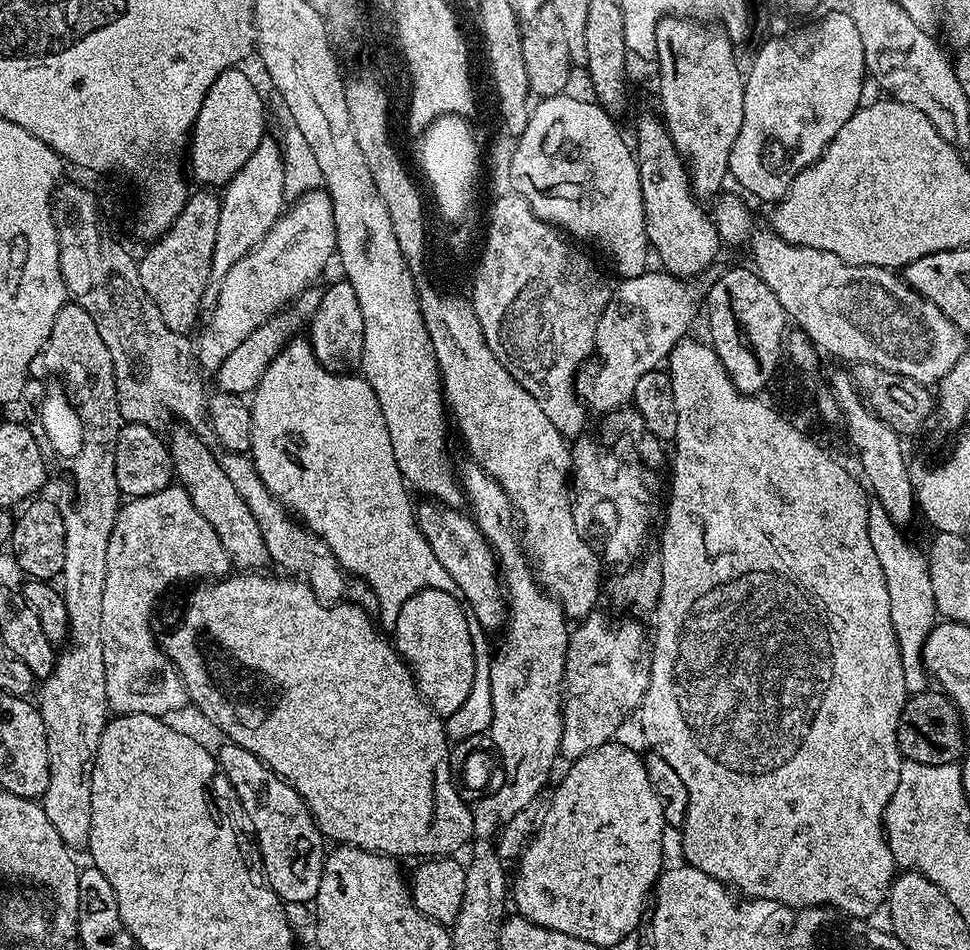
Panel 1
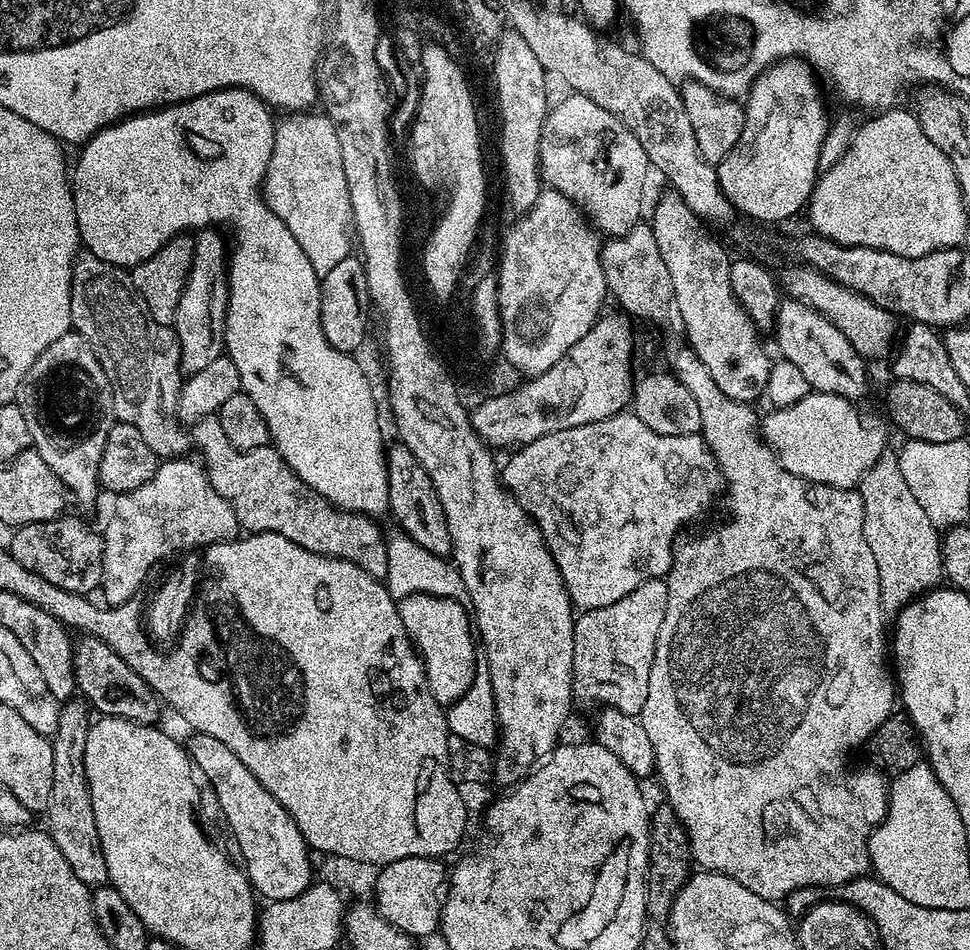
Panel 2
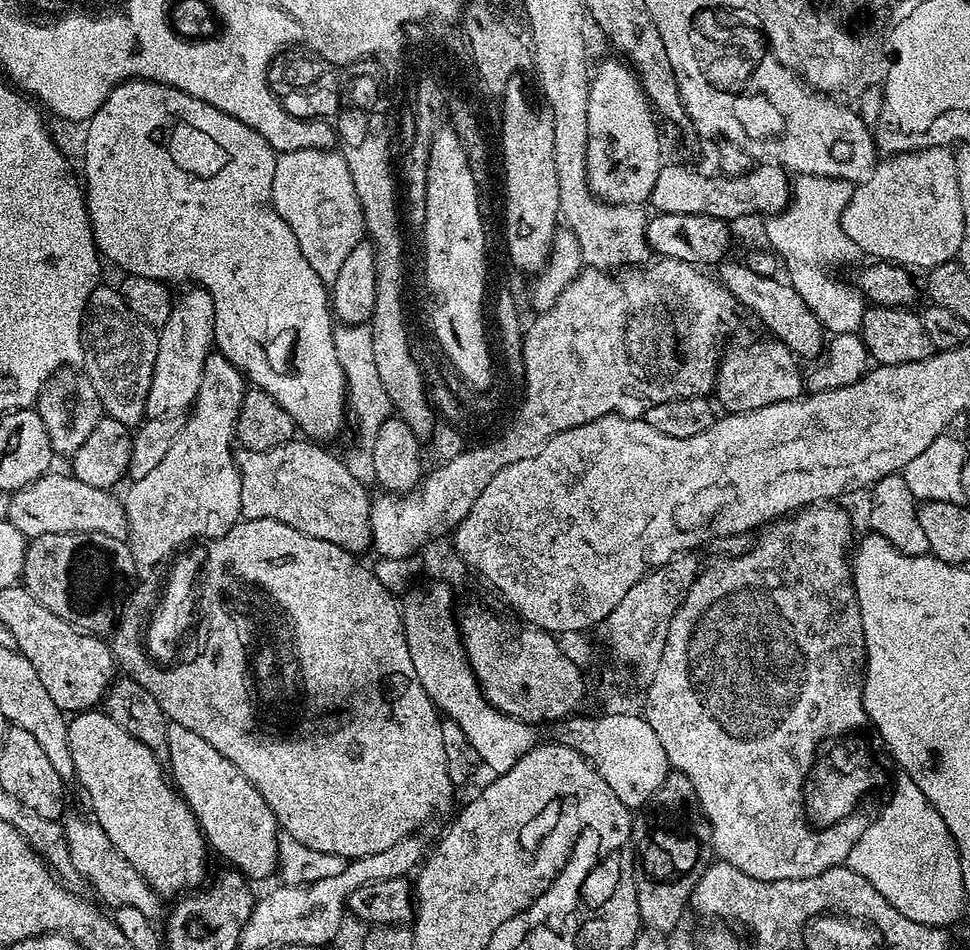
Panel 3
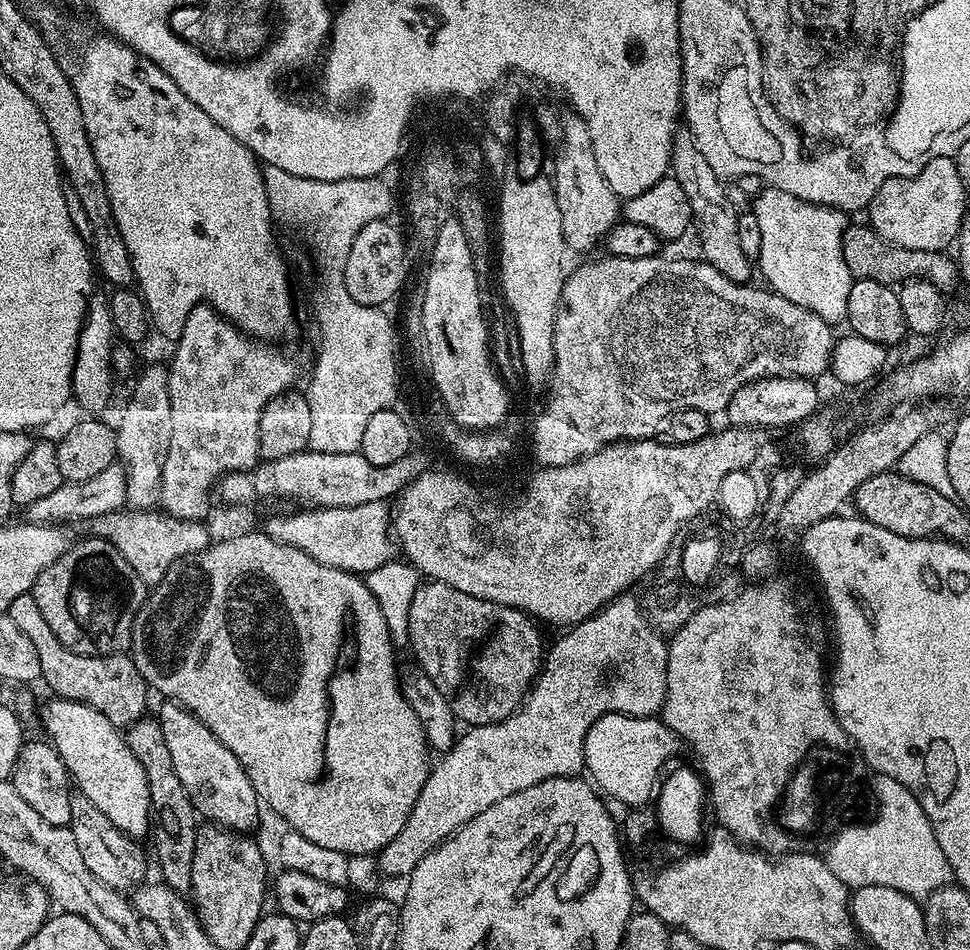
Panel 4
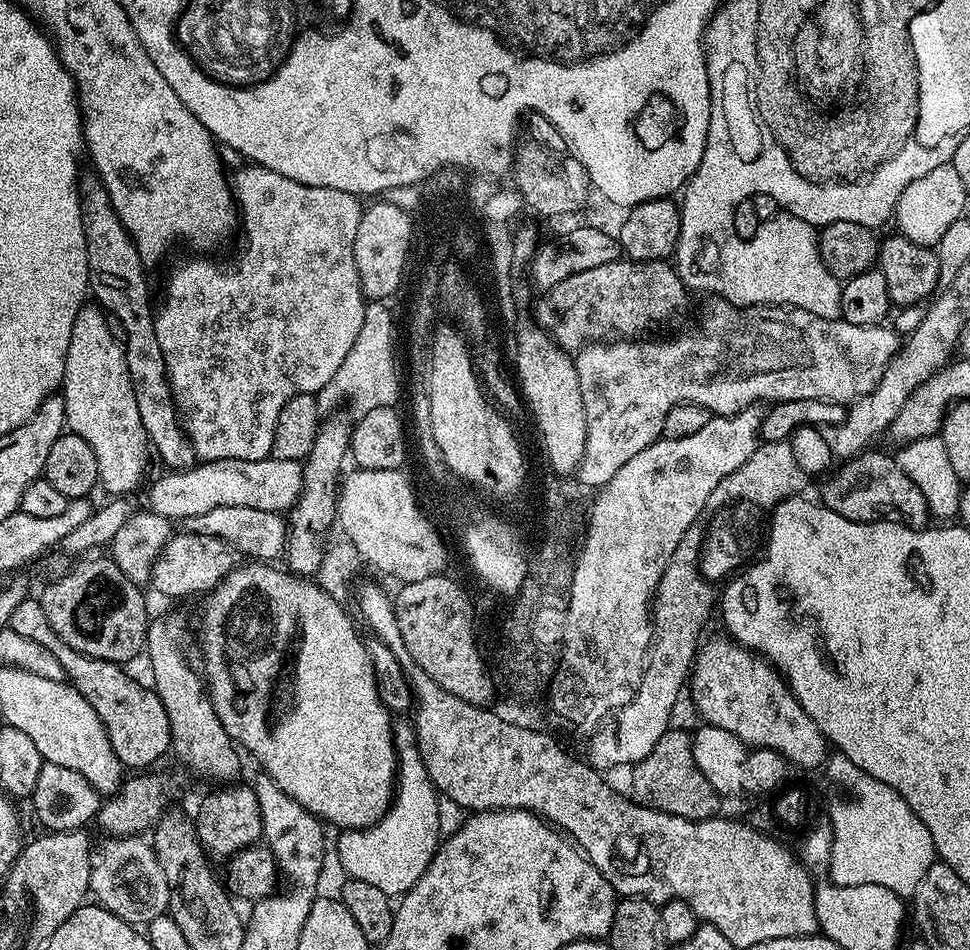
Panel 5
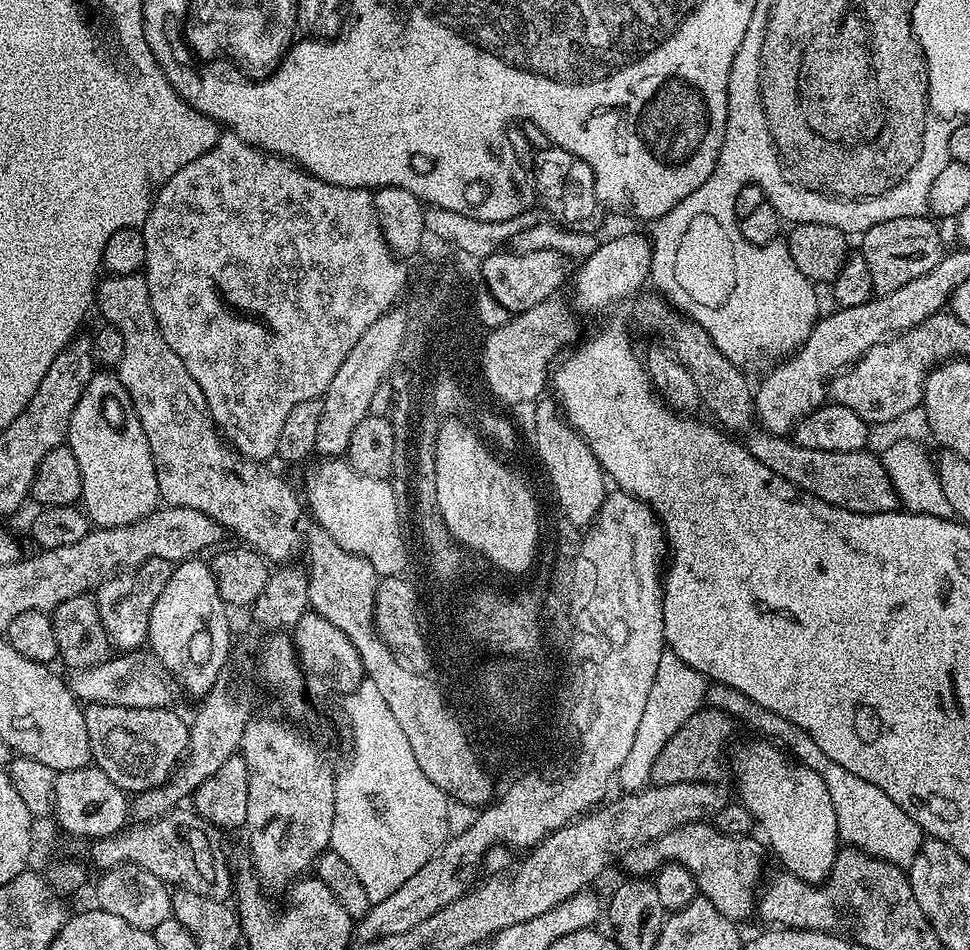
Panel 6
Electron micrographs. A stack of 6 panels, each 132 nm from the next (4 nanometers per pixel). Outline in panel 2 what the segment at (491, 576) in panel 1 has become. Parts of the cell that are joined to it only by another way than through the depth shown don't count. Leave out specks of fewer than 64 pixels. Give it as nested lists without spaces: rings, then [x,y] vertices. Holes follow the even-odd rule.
[[[393,443],[386,452],[388,462],[388,512],[400,523],[399,531],[409,536],[418,546],[430,550],[430,554],[447,557],[452,551],[450,530],[446,526],[446,514],[442,510],[442,502],[438,502],[438,494],[434,490],[434,482],[430,482],[430,474],[422,470],[422,462],[410,454],[405,444]]]

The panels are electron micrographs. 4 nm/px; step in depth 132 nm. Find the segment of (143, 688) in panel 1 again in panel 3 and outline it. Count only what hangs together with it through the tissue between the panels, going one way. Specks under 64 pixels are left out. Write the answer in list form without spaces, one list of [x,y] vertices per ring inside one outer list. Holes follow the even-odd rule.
[[[219,350],[213,351],[206,358],[202,386],[198,386],[196,399],[187,413],[188,420],[186,416],[181,423],[174,446],[170,446],[166,458],[146,478],[132,480],[132,489],[123,493],[128,519],[127,543],[137,565],[158,565],[177,550],[201,538],[220,537],[240,523],[242,478],[234,445],[238,410],[245,391],[246,377]]]

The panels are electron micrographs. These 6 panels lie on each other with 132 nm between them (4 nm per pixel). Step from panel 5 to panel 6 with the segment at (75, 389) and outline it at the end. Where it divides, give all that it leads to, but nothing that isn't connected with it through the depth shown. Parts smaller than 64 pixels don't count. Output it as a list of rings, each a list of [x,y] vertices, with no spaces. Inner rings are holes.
[[[96,370],[70,418],[66,446],[78,458],[78,470],[82,470],[83,511],[98,528],[133,524],[155,512],[161,503],[150,442],[146,442],[142,422],[129,408],[119,375],[112,370]]]

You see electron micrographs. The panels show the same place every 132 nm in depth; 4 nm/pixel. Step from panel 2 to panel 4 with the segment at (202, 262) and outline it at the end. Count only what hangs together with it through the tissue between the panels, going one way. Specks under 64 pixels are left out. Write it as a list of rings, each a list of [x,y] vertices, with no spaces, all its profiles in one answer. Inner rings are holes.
[[[162,363],[152,364],[136,380],[132,388],[132,397],[120,416],[120,425],[115,425],[116,454],[119,463],[123,464],[128,474],[126,494],[128,504],[136,510],[152,510],[157,507],[160,498],[160,479],[162,468],[166,466],[166,456],[170,454],[170,433],[174,431],[174,410],[170,406],[170,390],[168,389],[168,370]]]

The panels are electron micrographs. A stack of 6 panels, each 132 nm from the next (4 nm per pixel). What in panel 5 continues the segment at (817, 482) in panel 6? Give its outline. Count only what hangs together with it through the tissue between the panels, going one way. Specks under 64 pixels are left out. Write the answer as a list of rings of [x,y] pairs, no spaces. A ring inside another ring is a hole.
[[[872,451],[849,459],[843,465],[845,468],[837,467],[827,477],[829,480],[821,486],[819,496],[824,507],[851,520],[871,522],[884,517],[917,530],[925,527],[929,523],[930,513],[926,498],[922,498],[922,490],[918,490],[918,486],[906,478],[906,470],[898,466],[895,455]]]

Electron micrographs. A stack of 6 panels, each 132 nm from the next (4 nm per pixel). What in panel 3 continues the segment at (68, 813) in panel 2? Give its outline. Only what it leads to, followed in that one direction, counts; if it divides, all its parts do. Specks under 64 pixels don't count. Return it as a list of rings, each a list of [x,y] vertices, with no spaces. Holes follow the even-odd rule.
[[[85,815],[86,817],[70,816],[63,821],[64,837],[79,879],[86,880],[101,896],[99,899],[109,909],[134,906],[138,910],[142,910],[142,914],[146,914],[146,918],[150,918],[153,922],[159,921],[159,916],[161,915],[161,919],[166,912],[165,901],[148,885],[146,878],[142,878],[142,874],[138,874],[138,870],[134,870],[134,866],[130,866],[130,862],[126,862],[124,855],[118,850],[118,846],[114,846],[114,842],[110,842],[110,838],[106,838],[106,830],[102,830],[102,826],[87,815]]]

